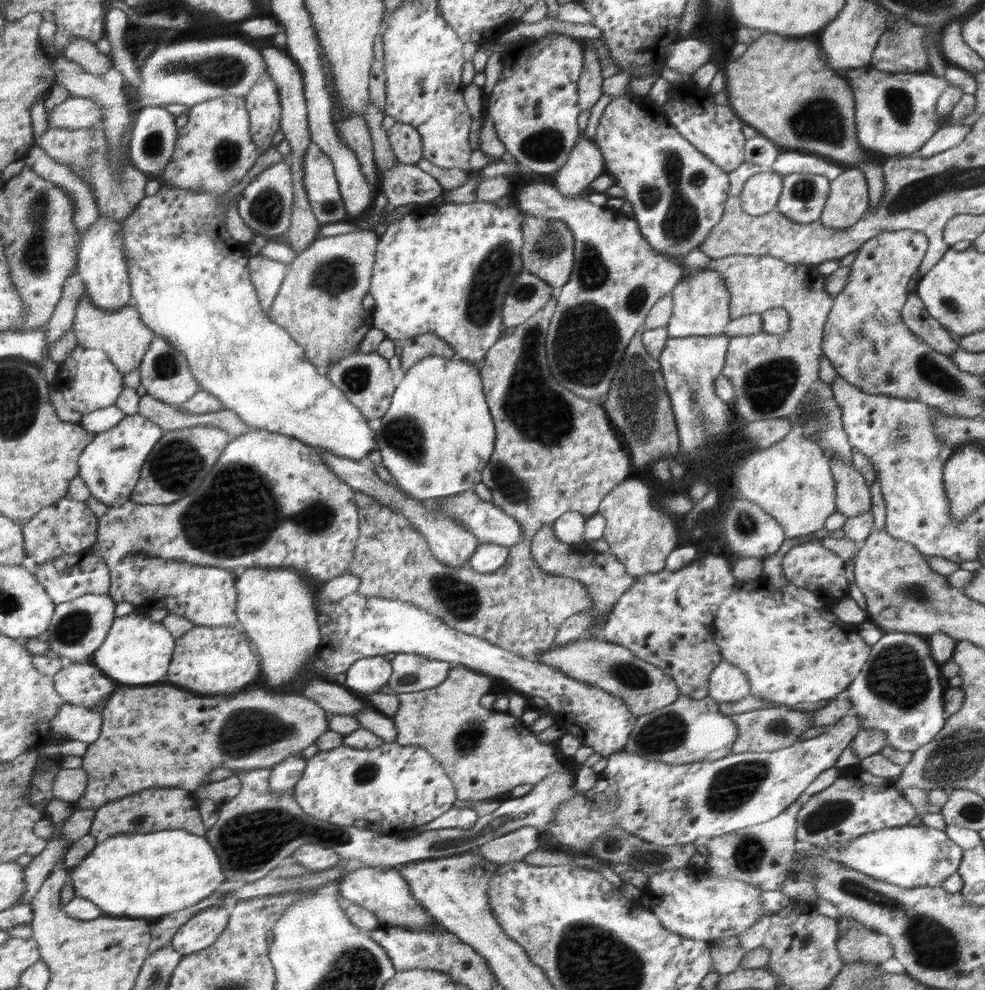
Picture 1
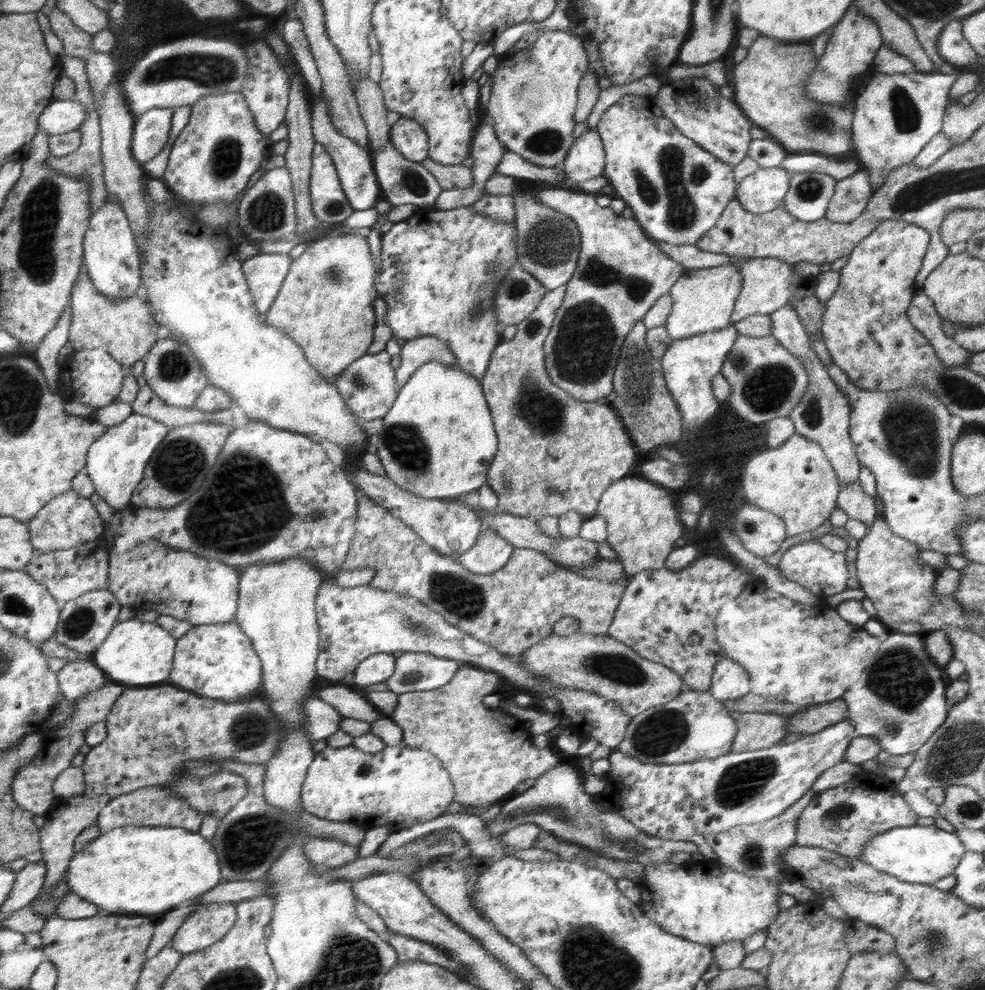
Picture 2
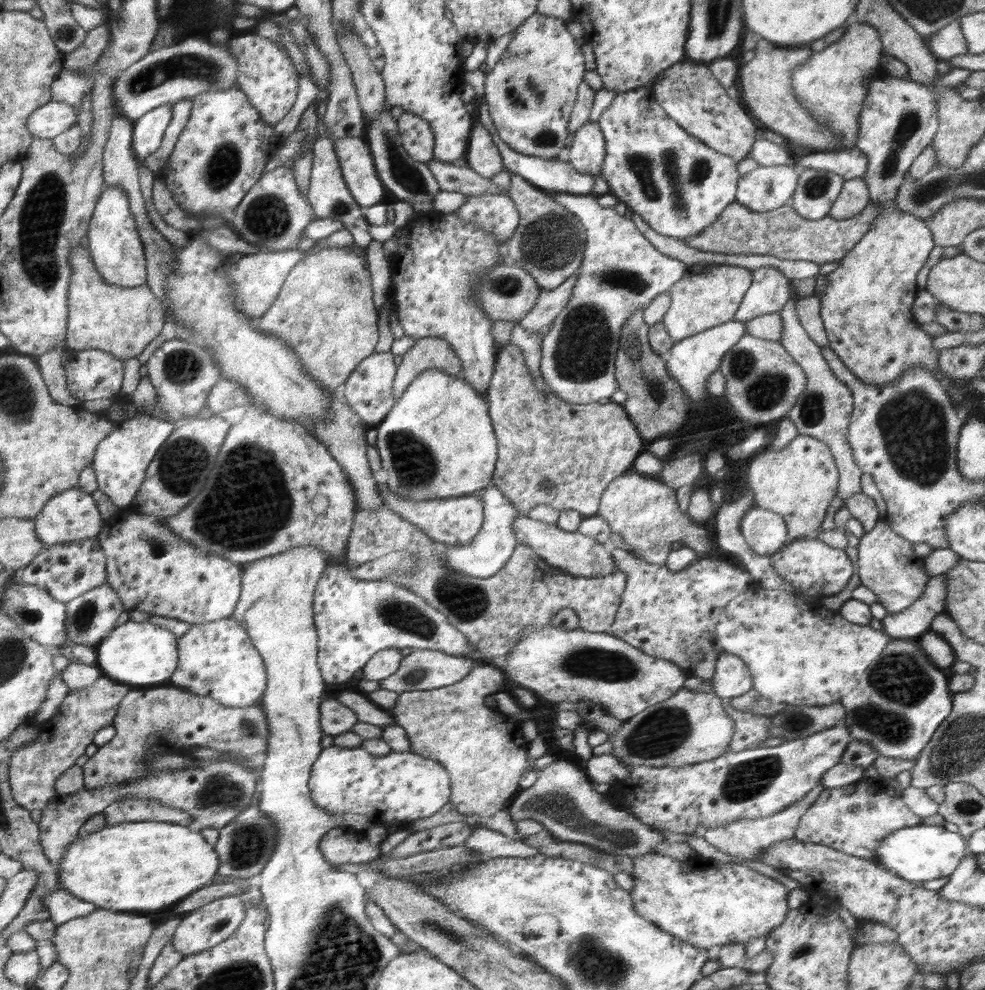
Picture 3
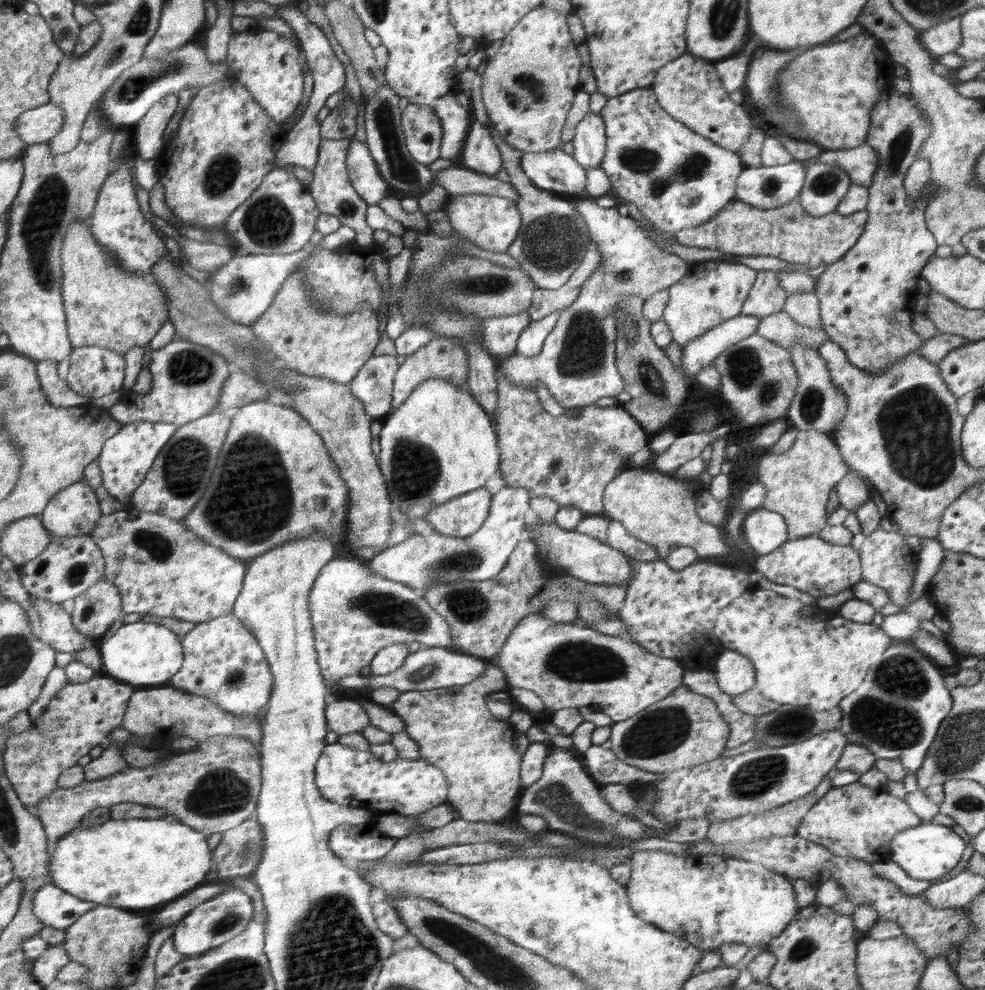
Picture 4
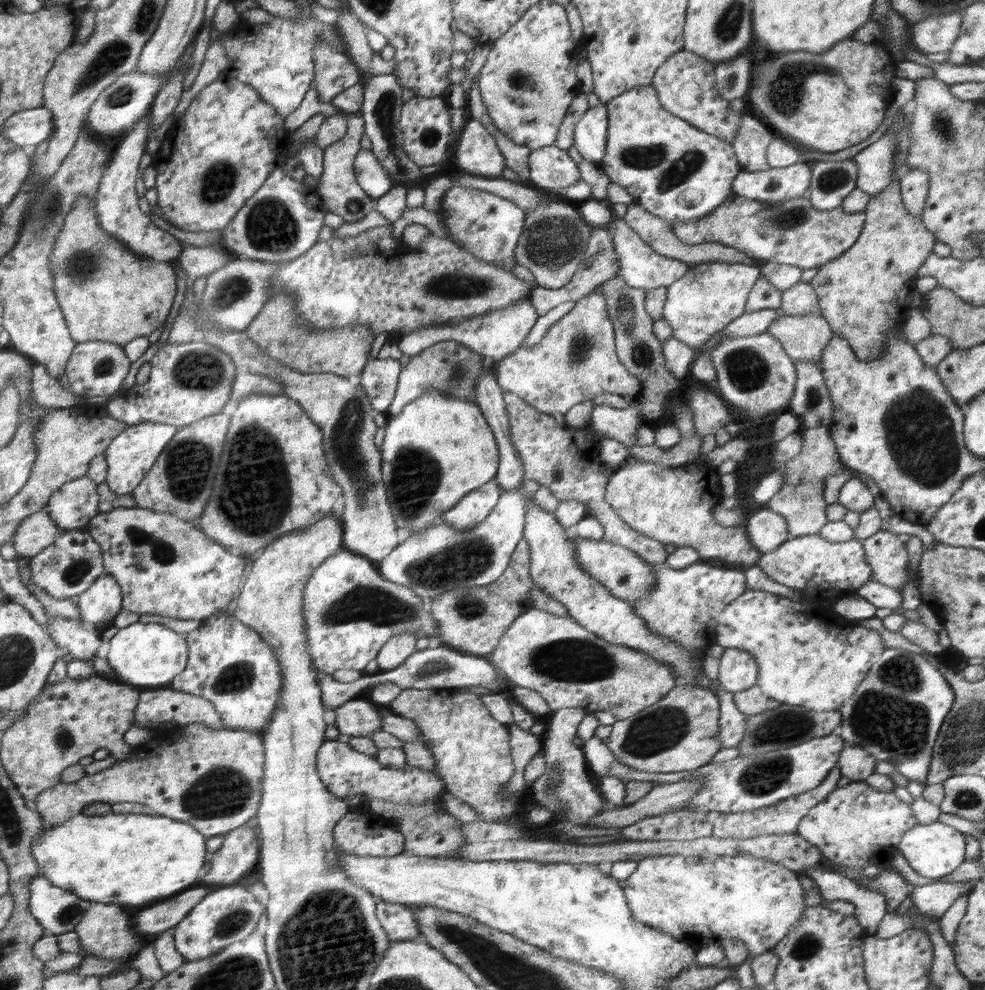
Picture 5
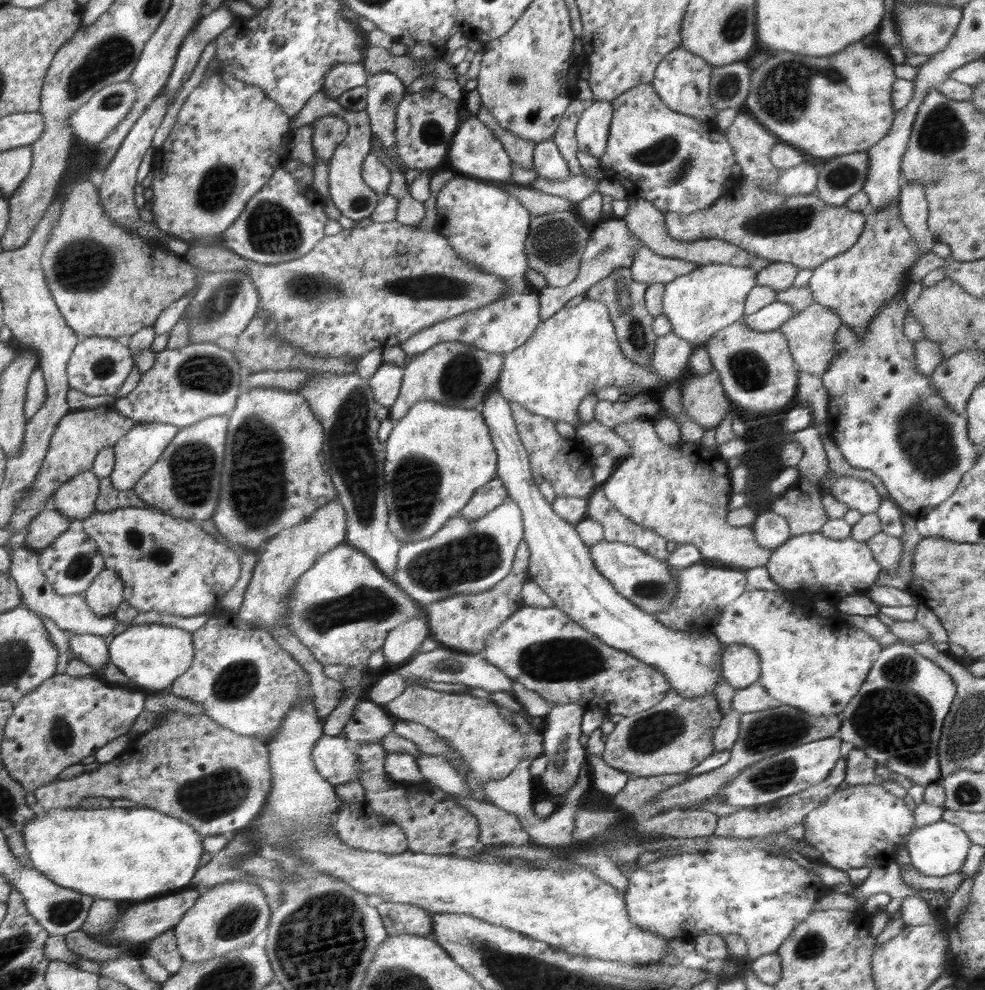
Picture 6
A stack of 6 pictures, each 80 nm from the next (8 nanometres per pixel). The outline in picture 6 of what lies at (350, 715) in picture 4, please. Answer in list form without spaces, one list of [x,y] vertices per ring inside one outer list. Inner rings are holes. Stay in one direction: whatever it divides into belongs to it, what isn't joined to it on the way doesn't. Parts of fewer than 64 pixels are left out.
[[[371,701],[360,702],[352,714],[352,718],[344,725],[346,739],[358,742],[359,744],[381,744],[386,736],[395,732],[395,722],[383,706]]]

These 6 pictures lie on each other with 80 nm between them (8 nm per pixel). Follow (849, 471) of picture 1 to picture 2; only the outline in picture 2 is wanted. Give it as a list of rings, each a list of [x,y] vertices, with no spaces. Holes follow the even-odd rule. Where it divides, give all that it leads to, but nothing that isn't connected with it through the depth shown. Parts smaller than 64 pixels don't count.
[[[859,479],[840,485],[836,505],[839,510],[846,512],[850,519],[858,519],[868,526],[876,520],[876,504],[874,500],[864,493]]]

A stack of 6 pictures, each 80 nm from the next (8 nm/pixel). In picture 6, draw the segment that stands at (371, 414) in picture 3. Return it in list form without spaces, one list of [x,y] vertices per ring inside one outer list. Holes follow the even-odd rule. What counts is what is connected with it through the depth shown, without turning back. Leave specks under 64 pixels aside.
[[[384,362],[367,380],[378,405],[389,407],[395,404],[401,392],[403,373],[402,367]]]

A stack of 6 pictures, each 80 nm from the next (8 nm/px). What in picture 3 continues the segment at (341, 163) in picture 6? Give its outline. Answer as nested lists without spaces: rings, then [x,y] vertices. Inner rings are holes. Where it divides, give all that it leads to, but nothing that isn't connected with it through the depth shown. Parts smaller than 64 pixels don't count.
[[[316,139],[313,144],[314,165],[311,168],[311,182],[306,196],[317,218],[333,218],[344,224],[344,228],[354,237],[354,243],[361,247],[368,247],[373,240],[369,234],[366,217],[362,207],[352,198],[342,176],[341,166],[333,149],[333,139]]]

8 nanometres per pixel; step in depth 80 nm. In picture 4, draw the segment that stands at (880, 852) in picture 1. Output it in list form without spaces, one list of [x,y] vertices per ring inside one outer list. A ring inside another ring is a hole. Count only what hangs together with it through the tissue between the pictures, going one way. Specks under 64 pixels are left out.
[[[926,821],[899,832],[890,846],[890,857],[910,878],[930,881],[952,872],[960,864],[964,850],[965,842],[956,831],[950,830],[949,826]]]

